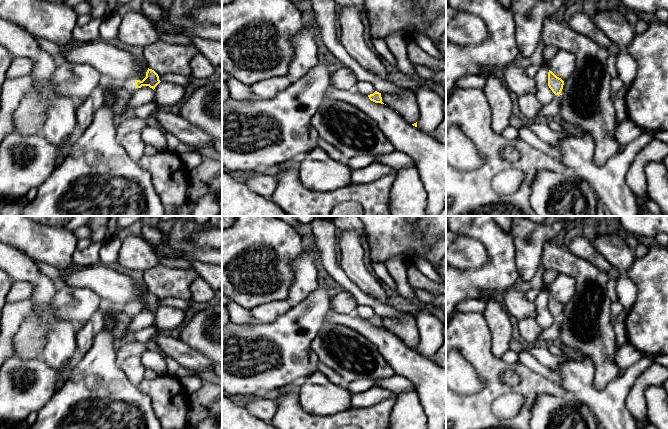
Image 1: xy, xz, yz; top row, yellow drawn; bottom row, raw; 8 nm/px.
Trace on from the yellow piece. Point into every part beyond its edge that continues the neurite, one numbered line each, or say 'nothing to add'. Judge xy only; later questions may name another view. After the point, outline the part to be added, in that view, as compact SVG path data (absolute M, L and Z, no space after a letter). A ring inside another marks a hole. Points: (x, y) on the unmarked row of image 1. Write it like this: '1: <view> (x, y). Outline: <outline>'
1: xy (129, 308). Outline: M130 301L128 302L127 304L125 304L123 306L123 312L125 314L127 314L128 316L130 316L131 318L134 316L134 314L136 313L136 310L135 310L135 302L134 301Z

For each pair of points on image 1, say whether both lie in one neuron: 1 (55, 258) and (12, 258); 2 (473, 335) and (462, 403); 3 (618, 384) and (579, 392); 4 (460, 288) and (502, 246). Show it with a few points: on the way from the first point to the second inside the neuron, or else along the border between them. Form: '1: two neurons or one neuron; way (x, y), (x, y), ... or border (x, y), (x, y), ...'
1: two neurons; border (11, 245), (25, 252), (34, 261)
2: one neuron; way (479, 355), (488, 366), (488, 388), (482, 394)
3: one neuron; way (608, 394), (589, 394)
4: one neuron; way (473, 283), (499, 259)

